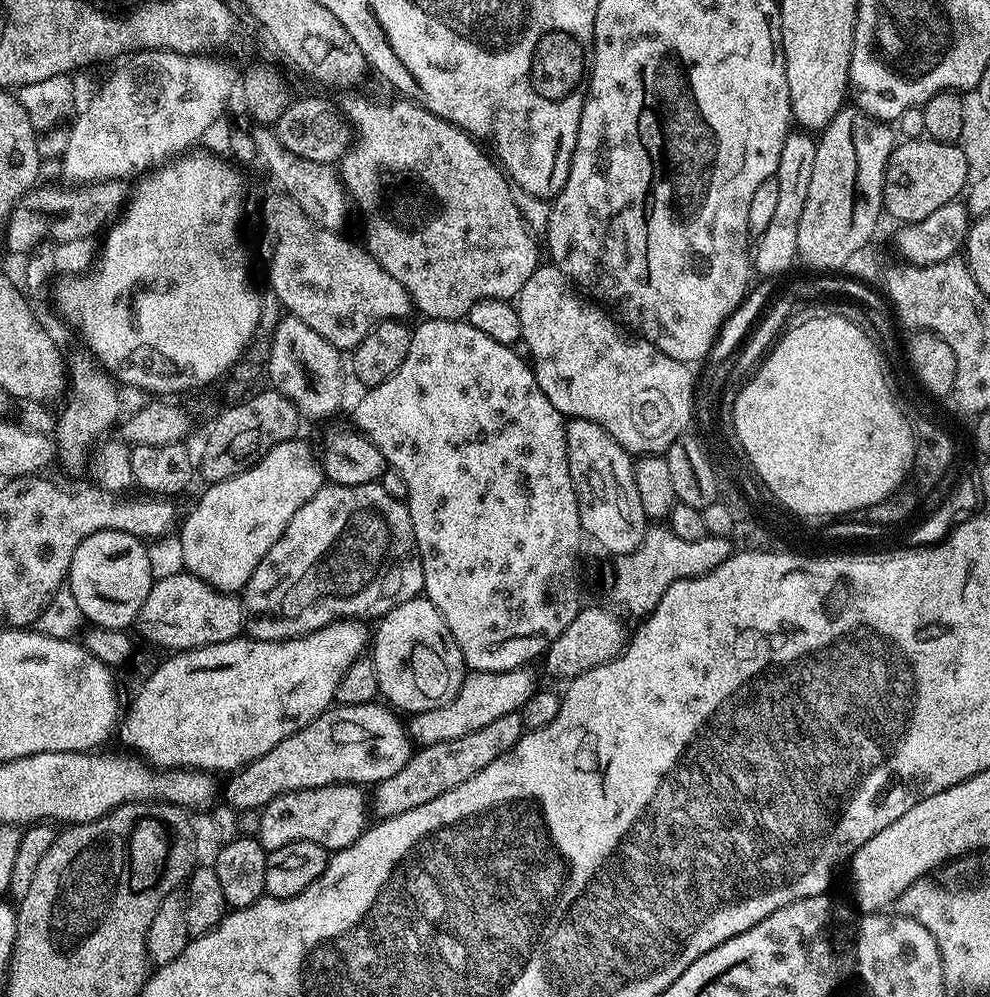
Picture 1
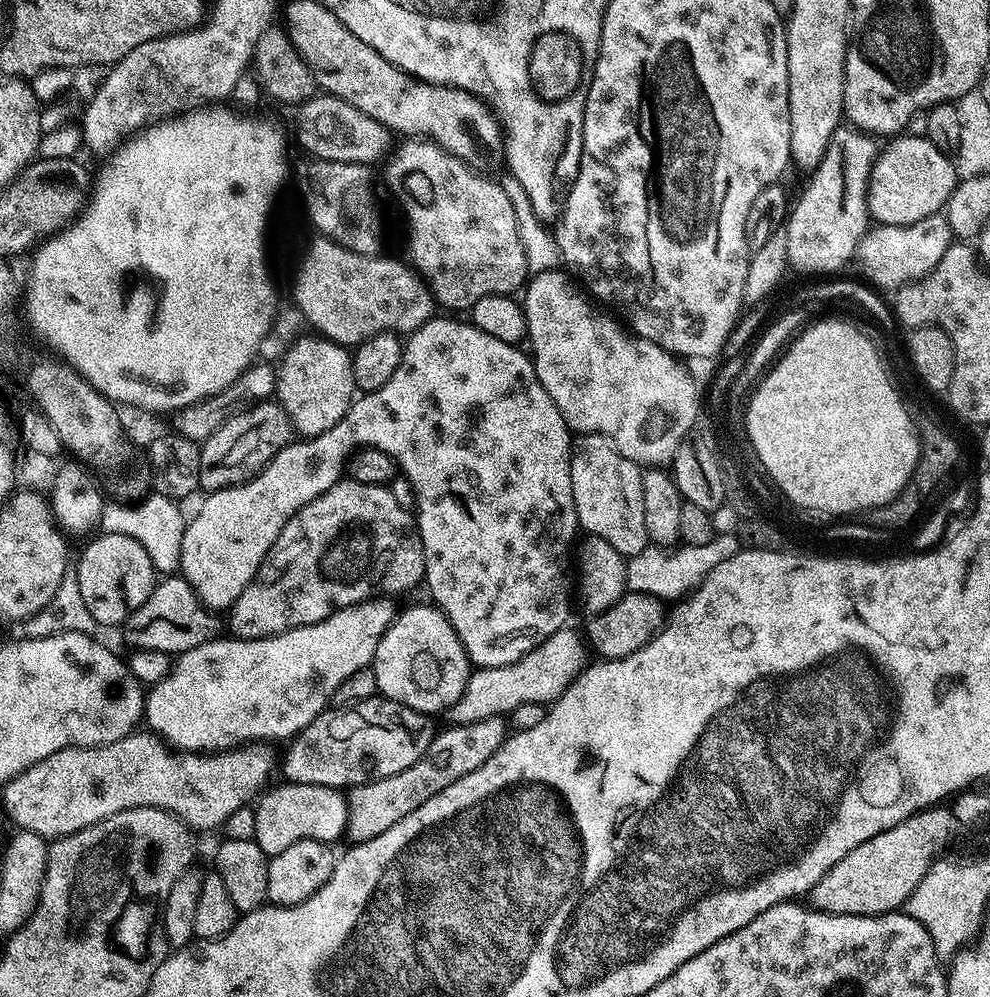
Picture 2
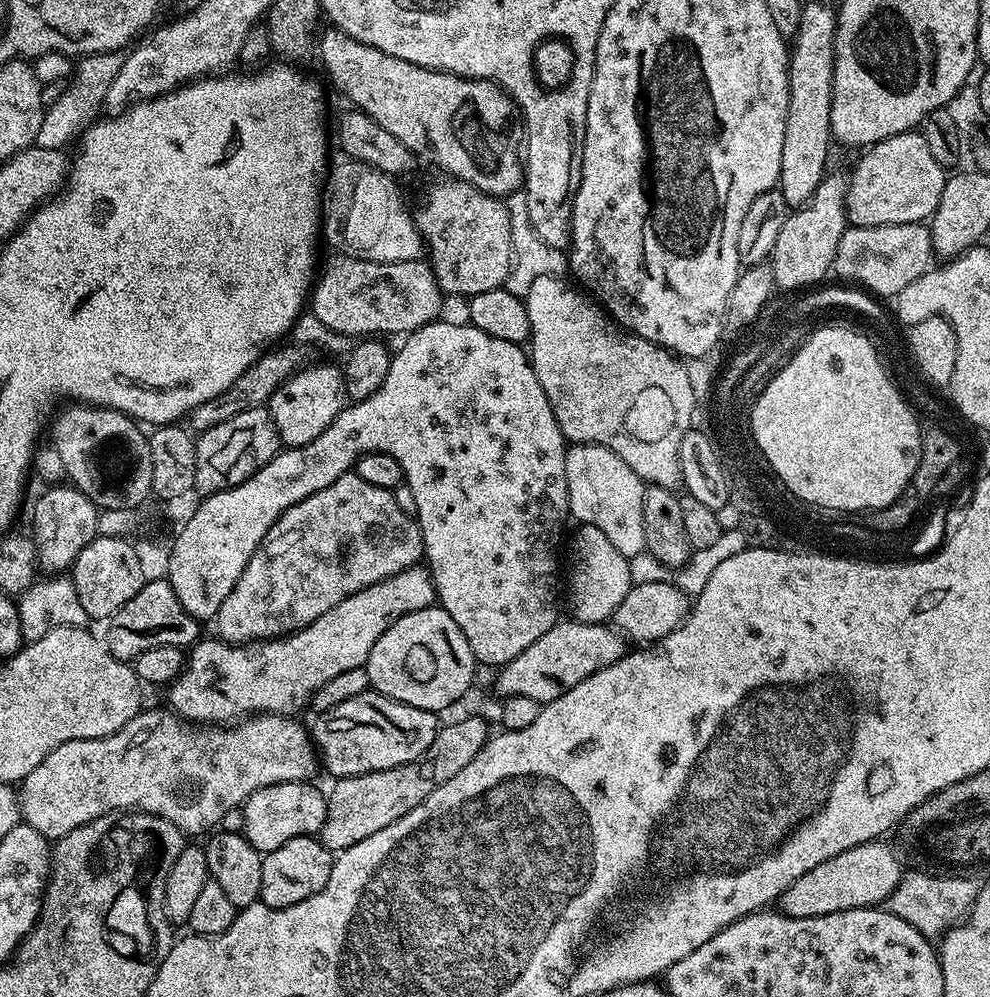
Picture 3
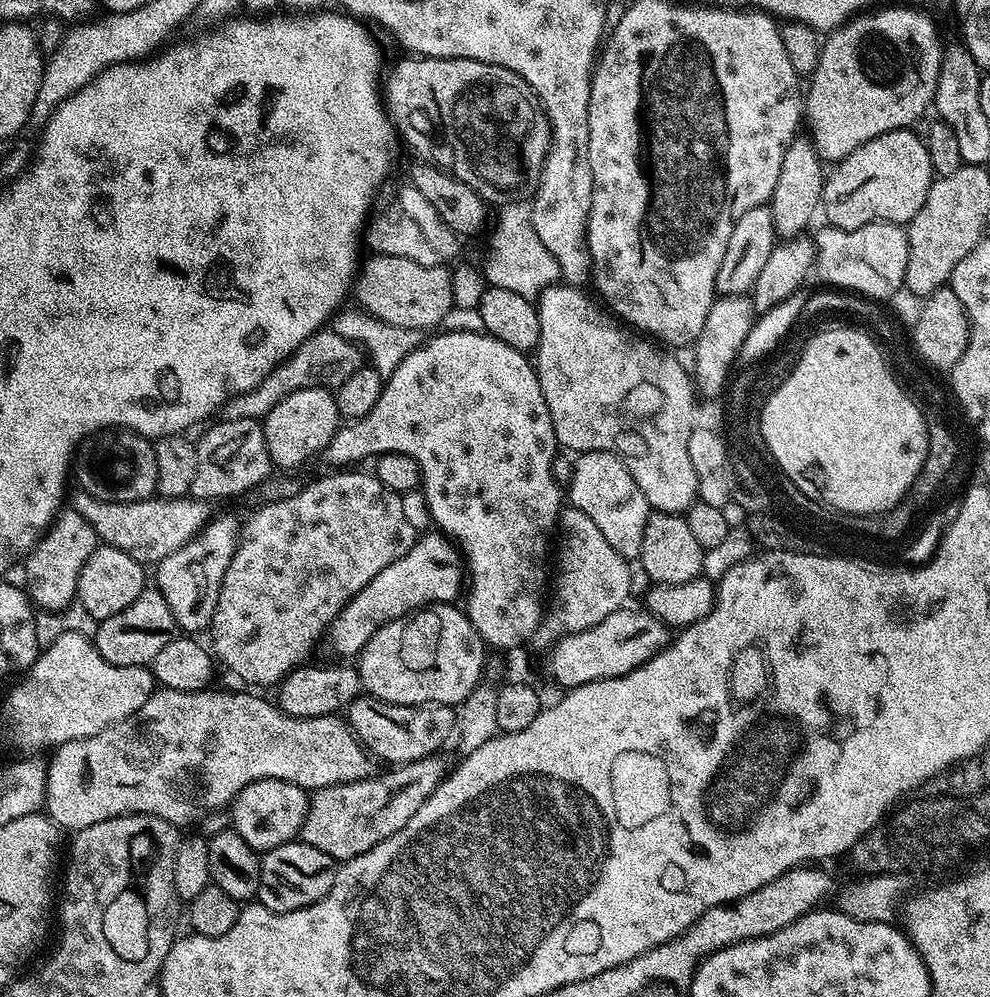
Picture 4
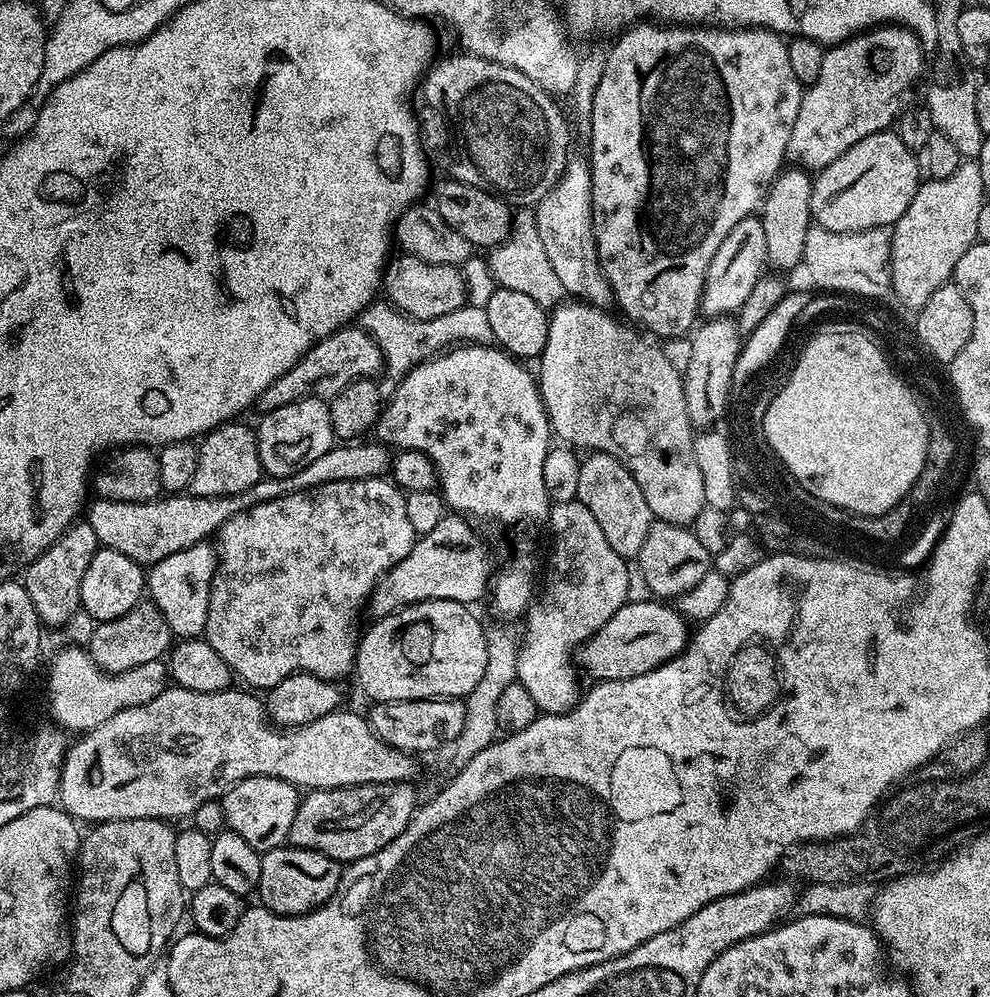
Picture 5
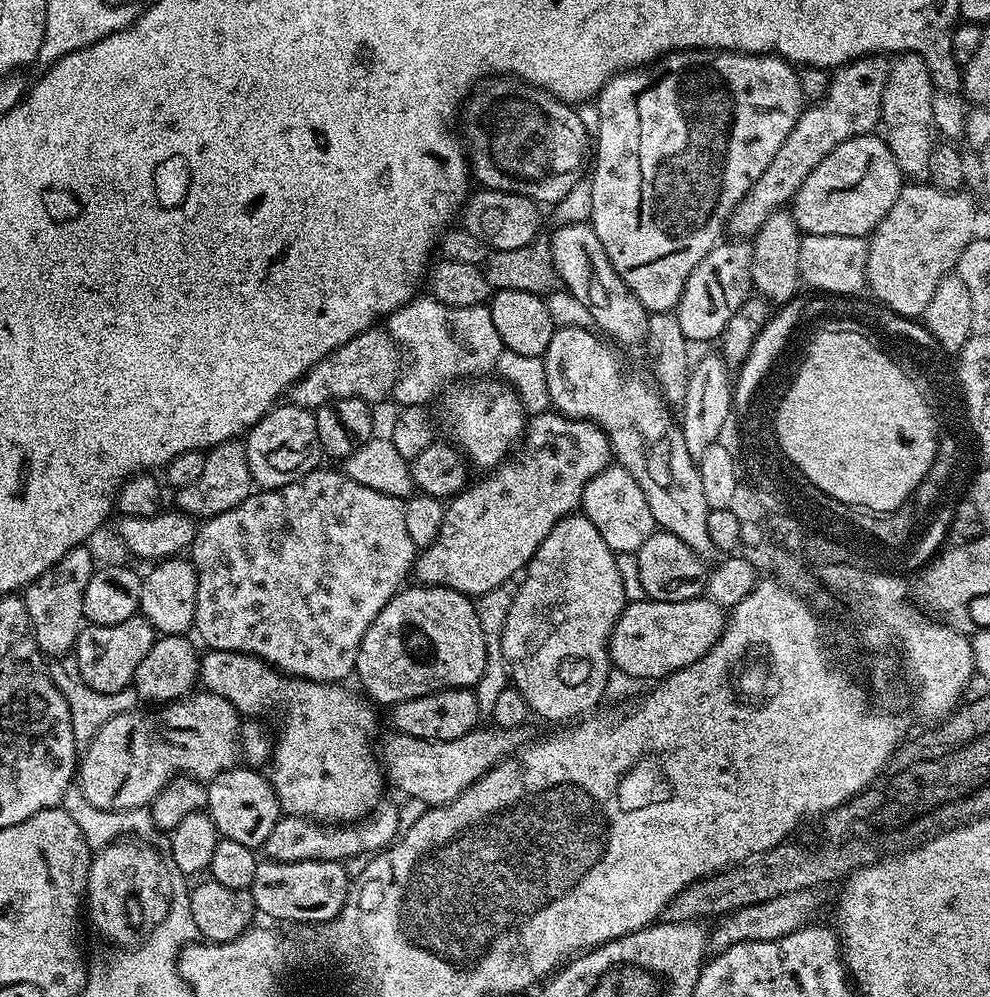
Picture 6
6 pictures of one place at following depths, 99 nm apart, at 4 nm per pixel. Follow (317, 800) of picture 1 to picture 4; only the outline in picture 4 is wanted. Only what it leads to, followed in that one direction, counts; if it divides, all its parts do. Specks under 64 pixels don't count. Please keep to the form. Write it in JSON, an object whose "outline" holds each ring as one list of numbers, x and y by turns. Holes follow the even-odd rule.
{"outline":[[259,780,243,788,232,801,232,828,251,848,263,854,269,848,289,843,306,822,310,796,305,789,285,780]]}

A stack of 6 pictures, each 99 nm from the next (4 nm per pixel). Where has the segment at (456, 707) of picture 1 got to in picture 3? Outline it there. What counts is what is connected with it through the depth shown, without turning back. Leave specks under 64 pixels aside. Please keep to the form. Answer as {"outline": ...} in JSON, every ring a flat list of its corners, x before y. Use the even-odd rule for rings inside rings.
{"outline":[[574,618,561,619,538,642,526,646,509,664,503,665,496,676,496,688,501,697,521,696,541,702,557,700,566,690,578,686,590,674,618,662,626,655,625,637,615,627,603,624,583,624]]}

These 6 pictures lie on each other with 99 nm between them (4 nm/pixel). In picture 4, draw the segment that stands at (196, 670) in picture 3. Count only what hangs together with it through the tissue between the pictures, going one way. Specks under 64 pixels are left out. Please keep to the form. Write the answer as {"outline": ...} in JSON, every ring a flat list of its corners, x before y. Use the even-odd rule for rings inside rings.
{"outline":[[439,530,425,531,414,542,414,546,410,546,410,550,406,550,406,554,402,554,402,558,390,562,390,566,386,566,386,570,382,570,382,574,374,574,374,578,370,578,370,582,366,582,366,586,362,586,362,590,358,590,358,594,354,594,354,598,350,598,350,602,346,602,344,609,339,612,332,625,328,627,326,640,332,643,333,650,340,655,337,657,359,657,360,651,366,646,366,642,370,642,372,635,382,626,410,615,417,608,427,608,433,604,452,604,459,592,461,595,461,553,443,532]]}

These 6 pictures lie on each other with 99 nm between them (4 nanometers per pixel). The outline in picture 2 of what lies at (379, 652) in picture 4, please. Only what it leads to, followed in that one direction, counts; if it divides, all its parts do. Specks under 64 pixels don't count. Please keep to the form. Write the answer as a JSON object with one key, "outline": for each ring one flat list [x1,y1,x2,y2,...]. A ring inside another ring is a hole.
{"outline":[[420,604,417,608,408,608,405,612,403,609,397,615,386,634,380,638,376,657,373,658,370,667,376,675,376,690,379,695,405,704,407,708,416,712,443,713,451,708,454,702,458,702,458,698,462,698,462,690,466,690,466,682,470,675,470,661,458,634,452,629,443,612,435,606,425,604]]}

